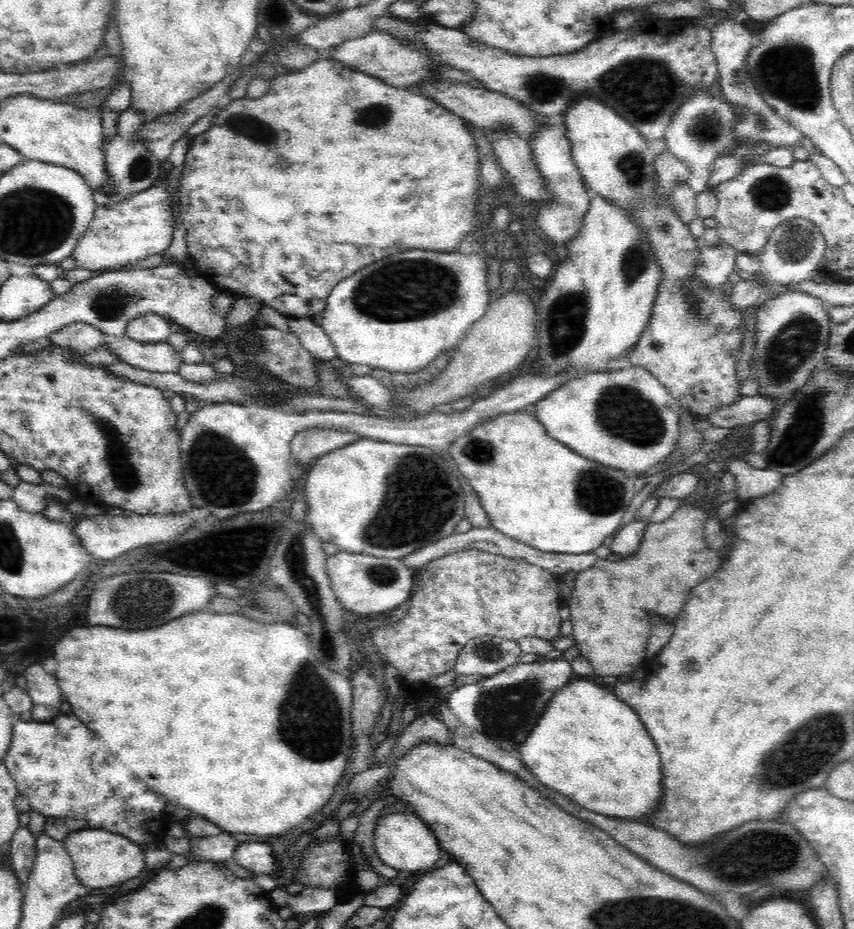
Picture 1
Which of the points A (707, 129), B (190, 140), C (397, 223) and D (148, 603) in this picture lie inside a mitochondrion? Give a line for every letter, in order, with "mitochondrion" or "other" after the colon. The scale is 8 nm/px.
A: mitochondrion
B: other
C: other
D: mitochondrion

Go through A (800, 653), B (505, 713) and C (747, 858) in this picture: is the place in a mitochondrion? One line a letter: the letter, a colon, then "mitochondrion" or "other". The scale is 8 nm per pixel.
A: other
B: mitochondrion
C: mitochondrion

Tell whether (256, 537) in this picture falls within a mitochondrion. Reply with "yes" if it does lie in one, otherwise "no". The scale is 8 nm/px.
no

